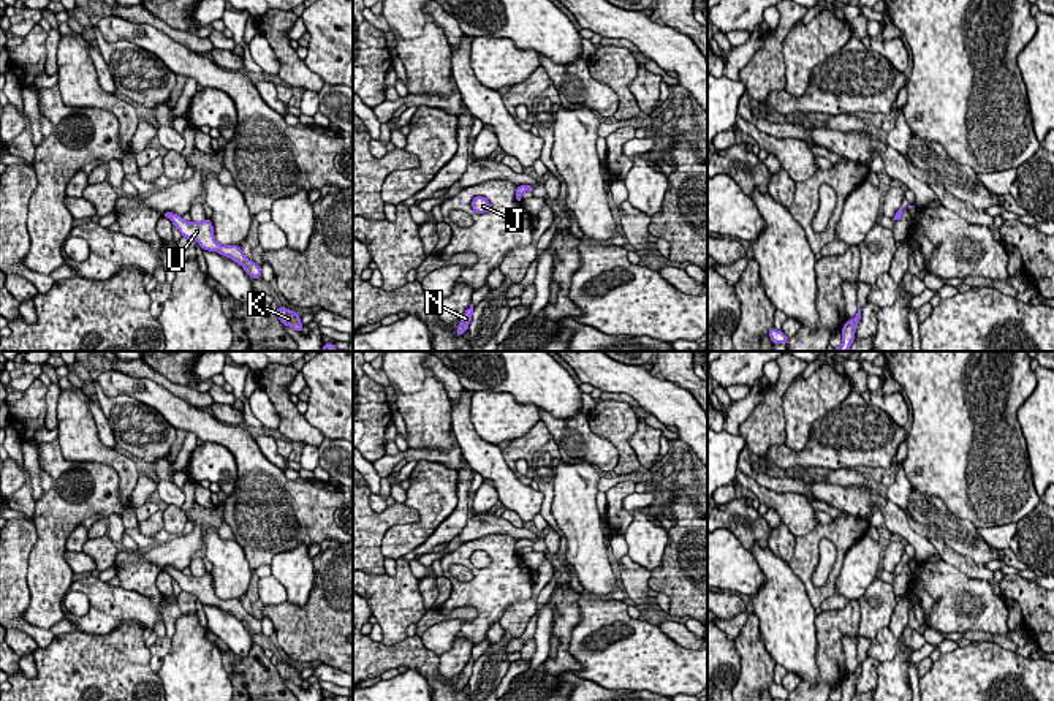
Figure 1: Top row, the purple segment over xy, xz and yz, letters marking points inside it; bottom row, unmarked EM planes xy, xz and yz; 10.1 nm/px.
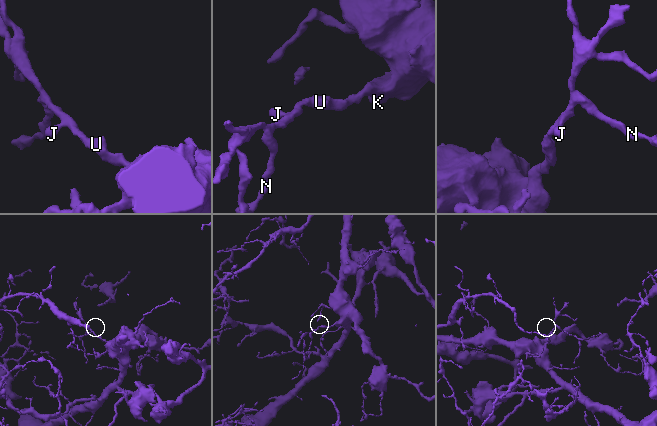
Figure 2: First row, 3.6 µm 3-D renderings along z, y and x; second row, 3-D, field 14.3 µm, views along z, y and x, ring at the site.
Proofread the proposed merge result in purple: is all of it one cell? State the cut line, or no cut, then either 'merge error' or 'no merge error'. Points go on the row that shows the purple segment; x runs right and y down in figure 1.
no cut; no merge error

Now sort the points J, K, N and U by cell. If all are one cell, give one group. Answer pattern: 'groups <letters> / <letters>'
groups J K N U

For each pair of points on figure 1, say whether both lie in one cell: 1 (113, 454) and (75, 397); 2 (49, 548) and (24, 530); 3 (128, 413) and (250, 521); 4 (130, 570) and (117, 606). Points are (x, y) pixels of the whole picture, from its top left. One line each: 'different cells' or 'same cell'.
1: same cell
2: different cells
3: different cells
4: different cells

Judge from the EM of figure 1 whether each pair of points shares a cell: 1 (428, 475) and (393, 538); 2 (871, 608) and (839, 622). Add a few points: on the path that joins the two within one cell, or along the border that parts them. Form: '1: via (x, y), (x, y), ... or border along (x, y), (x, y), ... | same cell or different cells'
1: via (428, 494), (428, 518), (412, 534) | same cell
2: border along (856, 600), (860, 610), (858, 635) | different cells

